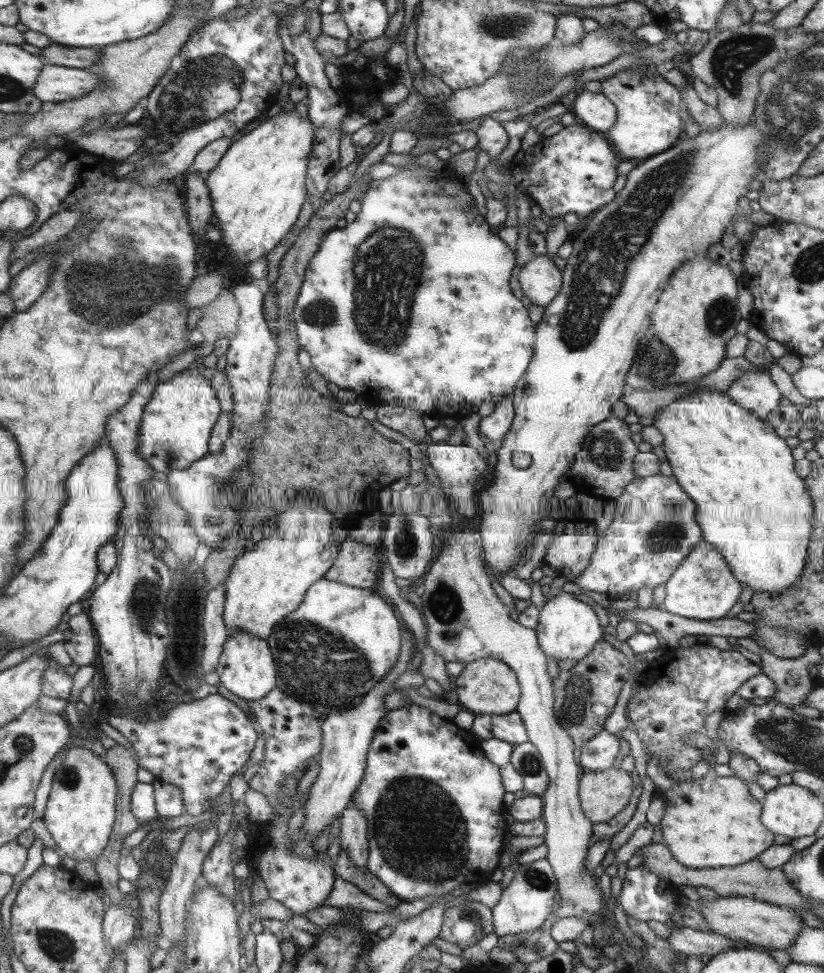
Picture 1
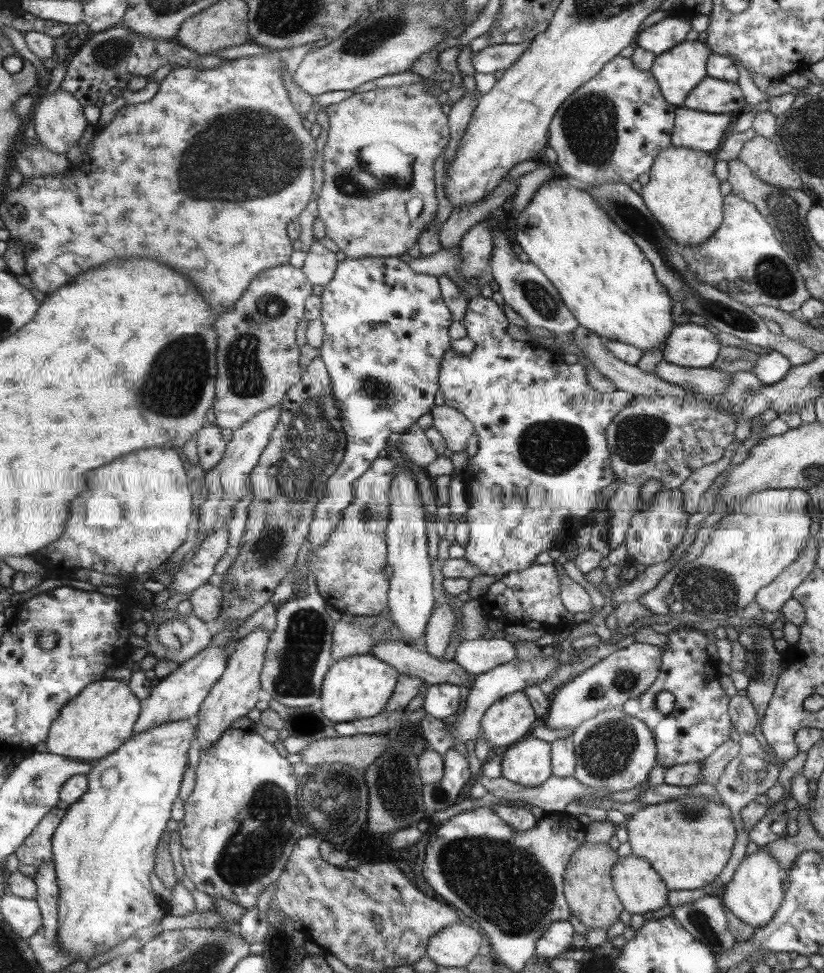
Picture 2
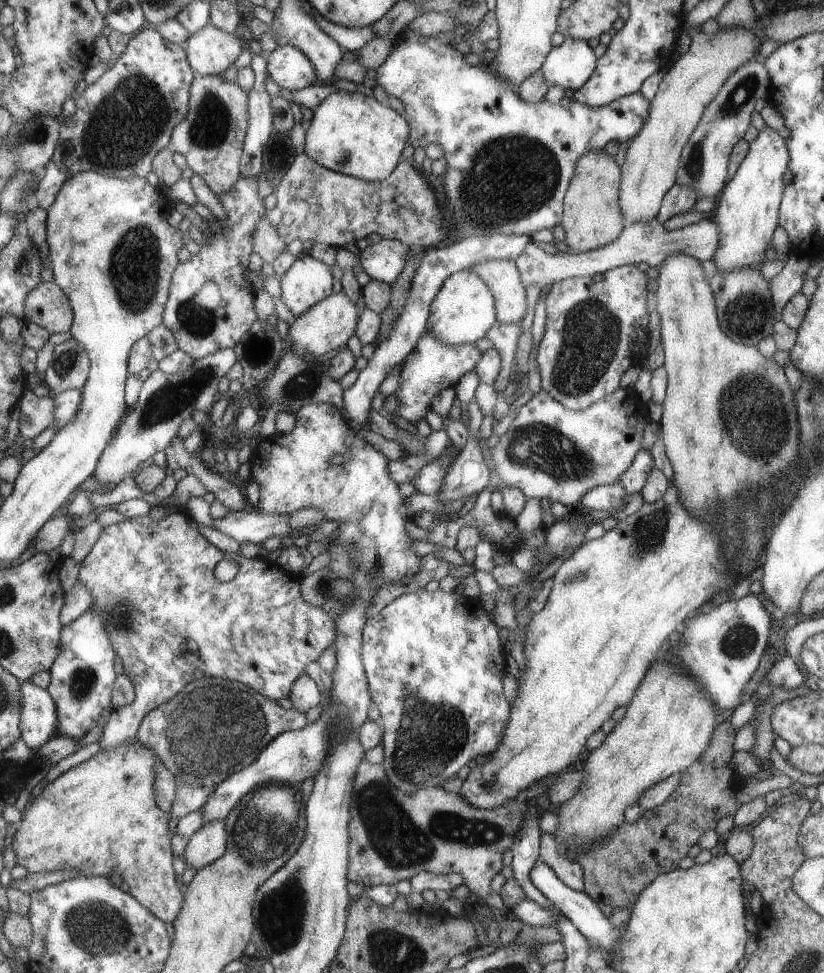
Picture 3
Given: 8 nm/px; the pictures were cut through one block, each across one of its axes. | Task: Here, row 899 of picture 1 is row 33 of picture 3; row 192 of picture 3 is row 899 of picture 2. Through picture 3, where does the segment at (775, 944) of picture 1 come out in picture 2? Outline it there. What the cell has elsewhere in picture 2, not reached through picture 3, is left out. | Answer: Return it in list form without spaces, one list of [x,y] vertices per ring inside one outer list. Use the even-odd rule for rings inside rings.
[[[631,854],[619,857],[610,868],[610,876],[622,908],[630,915],[657,910],[667,904],[669,889],[643,857]]]

